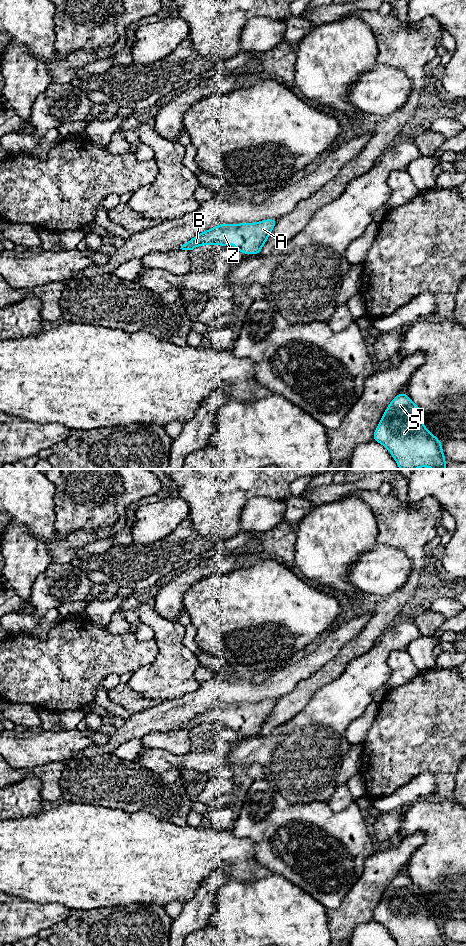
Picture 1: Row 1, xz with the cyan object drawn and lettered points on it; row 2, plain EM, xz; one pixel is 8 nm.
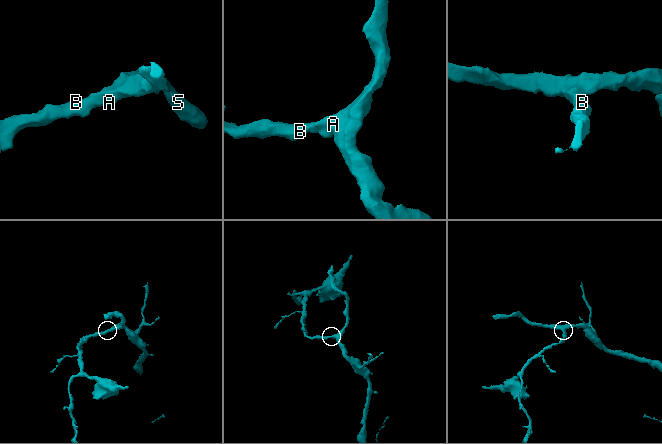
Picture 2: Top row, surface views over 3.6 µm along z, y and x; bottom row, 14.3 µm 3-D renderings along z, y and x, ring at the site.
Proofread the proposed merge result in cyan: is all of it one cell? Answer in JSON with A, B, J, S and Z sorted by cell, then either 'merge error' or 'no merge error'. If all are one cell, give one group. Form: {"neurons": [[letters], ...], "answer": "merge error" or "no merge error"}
{"neurons": [["A", "B", "J", "S", "Z"]], "answer": "no merge error"}

